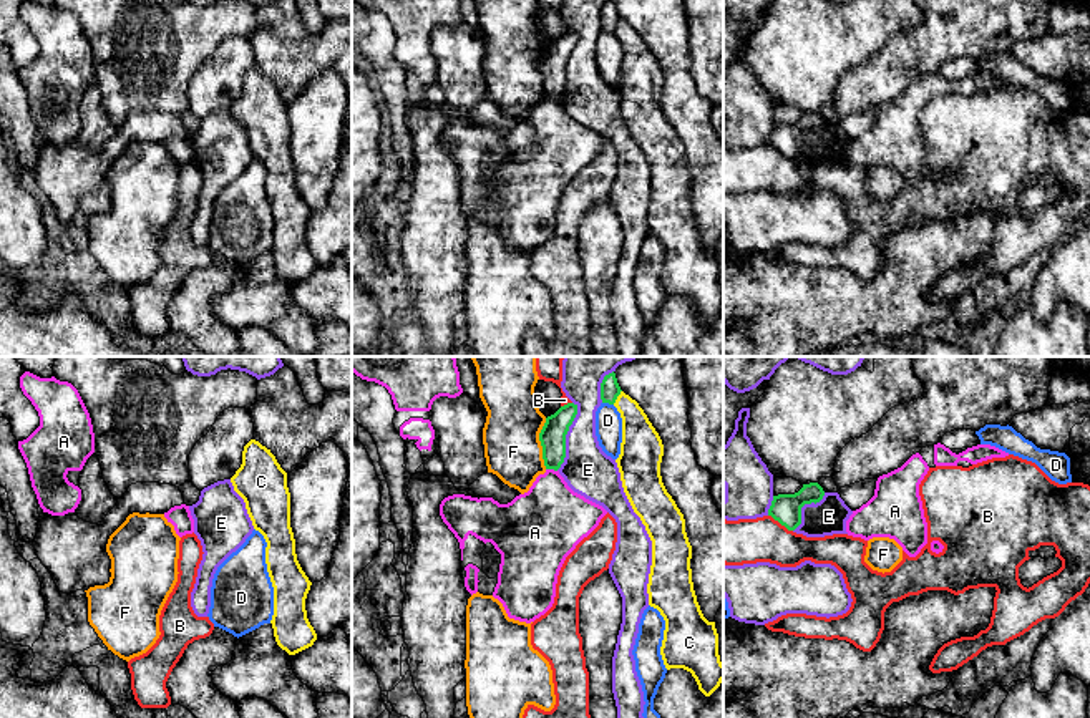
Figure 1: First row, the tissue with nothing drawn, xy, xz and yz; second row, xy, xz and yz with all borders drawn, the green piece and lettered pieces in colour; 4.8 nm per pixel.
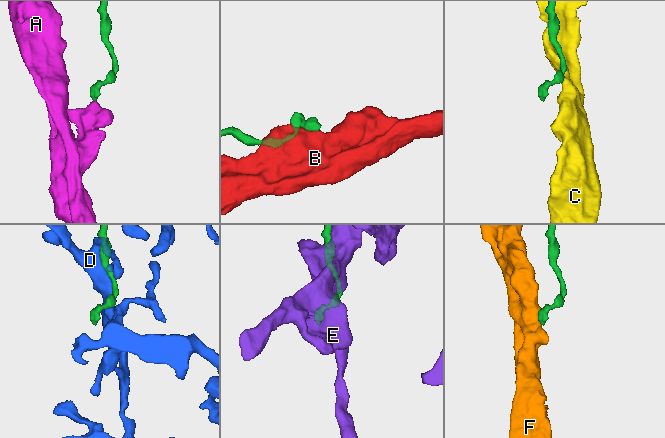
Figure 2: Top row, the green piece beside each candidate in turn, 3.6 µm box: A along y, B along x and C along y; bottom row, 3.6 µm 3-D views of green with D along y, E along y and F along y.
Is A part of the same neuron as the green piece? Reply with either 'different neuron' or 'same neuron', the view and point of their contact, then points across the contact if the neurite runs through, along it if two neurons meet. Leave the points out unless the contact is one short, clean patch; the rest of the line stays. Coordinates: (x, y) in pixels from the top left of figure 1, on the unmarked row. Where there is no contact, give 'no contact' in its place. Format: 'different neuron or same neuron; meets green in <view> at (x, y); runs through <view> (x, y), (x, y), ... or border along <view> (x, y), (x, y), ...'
different neuron; meets green in xz at (551, 97); border along xz (546, 97), (556, 100)

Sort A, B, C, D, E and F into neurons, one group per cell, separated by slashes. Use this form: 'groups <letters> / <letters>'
groups A / B / C / D / E / F

